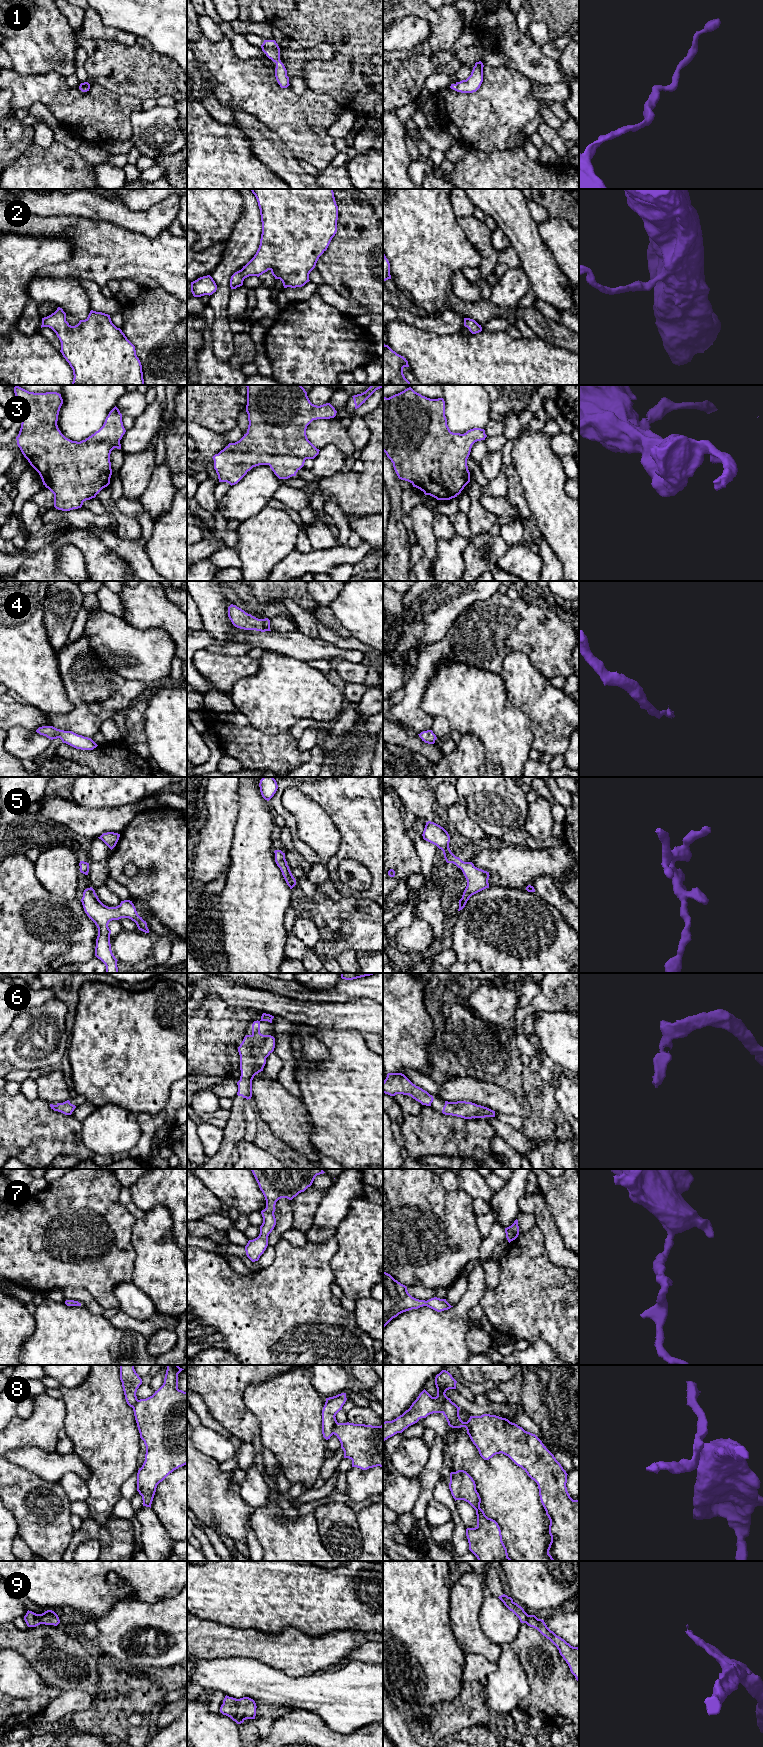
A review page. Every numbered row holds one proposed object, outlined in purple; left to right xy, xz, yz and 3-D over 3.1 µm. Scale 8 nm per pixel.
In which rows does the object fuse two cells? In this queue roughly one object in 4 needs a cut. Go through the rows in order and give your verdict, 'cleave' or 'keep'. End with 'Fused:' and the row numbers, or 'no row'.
1: keep
2: keep
3: keep
4: keep
5: keep
6: keep
7: keep
8: cleave
9: keep
Fused: 8

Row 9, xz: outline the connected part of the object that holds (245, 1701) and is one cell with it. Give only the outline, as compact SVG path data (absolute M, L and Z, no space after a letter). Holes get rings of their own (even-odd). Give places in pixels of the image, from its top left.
M226 1695L220 1707L220 1712L230 1717L237 1724L241 1724L246 1719L255 1719L256 1708L255 1701L249 1697L236 1699Z

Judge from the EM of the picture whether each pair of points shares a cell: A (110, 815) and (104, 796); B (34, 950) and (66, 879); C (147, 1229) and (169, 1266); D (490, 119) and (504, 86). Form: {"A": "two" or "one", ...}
{"A": "two", "B": "two", "C": "one", "D": "one"}

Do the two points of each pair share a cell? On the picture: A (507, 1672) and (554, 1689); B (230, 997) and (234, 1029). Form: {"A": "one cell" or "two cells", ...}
{"A": "two cells", "B": "two cells"}

